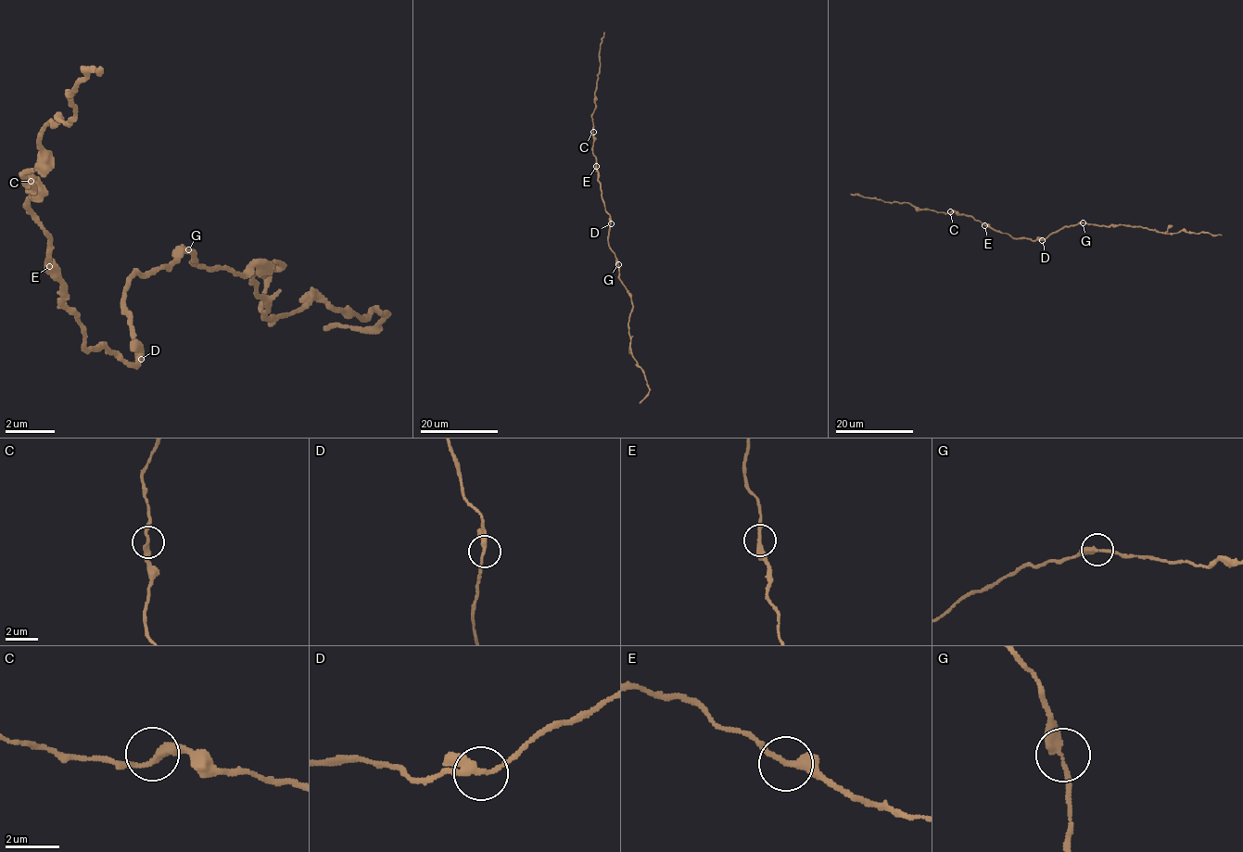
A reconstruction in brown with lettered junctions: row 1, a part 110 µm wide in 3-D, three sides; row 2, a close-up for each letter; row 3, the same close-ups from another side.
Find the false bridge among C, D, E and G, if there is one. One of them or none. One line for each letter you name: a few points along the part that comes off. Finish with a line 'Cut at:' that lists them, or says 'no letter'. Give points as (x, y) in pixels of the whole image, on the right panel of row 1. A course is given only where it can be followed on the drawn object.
Cut at: no letter

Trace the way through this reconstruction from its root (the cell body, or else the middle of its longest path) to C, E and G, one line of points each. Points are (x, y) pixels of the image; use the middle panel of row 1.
C: (611, 221), (602, 197), (596, 157), (592, 151), (593, 132)
E: (611, 221), (602, 197), (596, 166)
G: (611, 221), (607, 241), (618, 264)

